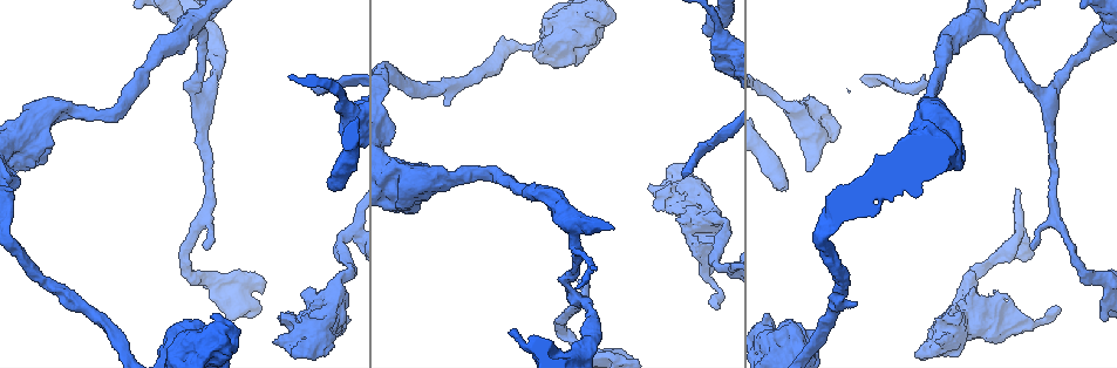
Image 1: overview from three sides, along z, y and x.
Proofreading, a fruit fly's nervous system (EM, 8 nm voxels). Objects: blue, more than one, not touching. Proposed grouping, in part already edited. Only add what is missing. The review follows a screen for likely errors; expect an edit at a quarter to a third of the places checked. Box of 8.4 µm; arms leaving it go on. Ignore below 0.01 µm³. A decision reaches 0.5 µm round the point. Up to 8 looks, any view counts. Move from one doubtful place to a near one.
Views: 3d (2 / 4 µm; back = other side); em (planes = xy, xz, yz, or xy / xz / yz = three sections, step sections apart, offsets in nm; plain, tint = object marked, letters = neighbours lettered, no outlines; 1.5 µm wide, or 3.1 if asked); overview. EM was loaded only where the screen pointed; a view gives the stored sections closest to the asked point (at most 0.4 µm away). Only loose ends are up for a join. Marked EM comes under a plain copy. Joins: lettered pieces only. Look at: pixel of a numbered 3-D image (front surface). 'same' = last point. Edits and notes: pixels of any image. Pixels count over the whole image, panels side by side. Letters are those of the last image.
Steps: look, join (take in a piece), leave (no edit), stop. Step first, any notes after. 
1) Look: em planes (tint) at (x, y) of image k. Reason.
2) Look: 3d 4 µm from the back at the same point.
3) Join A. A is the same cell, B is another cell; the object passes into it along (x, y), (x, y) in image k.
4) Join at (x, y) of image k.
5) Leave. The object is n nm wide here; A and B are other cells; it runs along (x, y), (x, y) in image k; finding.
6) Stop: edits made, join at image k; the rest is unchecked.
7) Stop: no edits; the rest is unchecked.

Look: em xz step 8 (letters) at (712, 306) of image 1. Branch stops here.

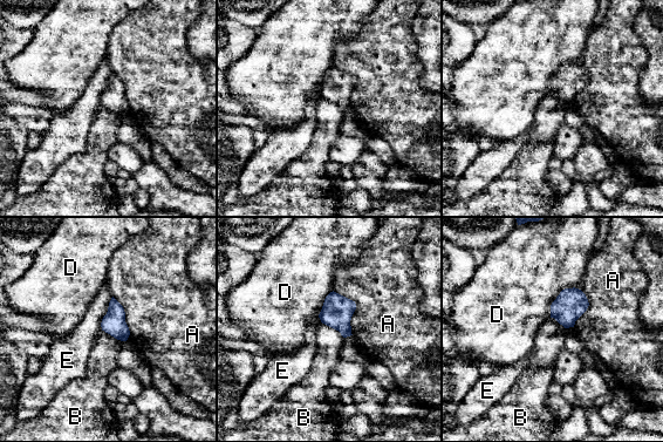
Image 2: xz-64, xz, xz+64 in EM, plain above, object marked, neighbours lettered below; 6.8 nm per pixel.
Look: em planes (letters) at the same point.

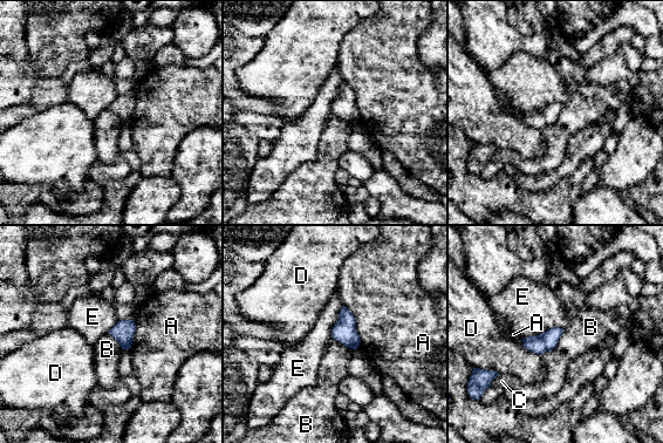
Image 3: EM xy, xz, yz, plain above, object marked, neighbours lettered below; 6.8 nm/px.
Leave. The object is 140 nm wide here; A, B, C, D and E are other cells; a border runs along (565, 329), (558, 343), (542, 355) in image 3; no lettered piece goes on from it.

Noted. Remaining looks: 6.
Look: em planes (letters) at (925, 75) of image 1. Free end.

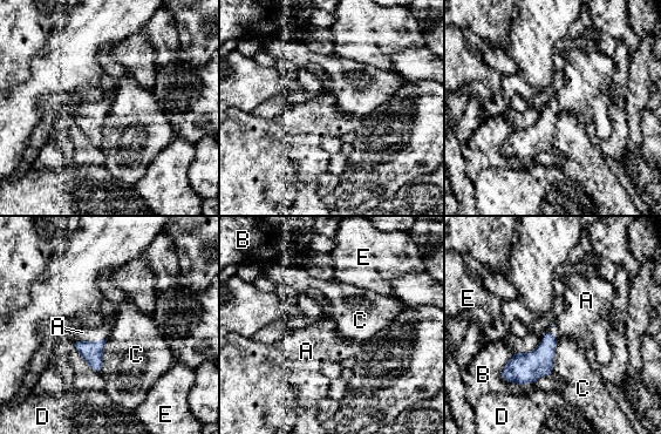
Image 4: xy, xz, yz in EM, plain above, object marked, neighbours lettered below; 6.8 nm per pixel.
Join at (82, 332) of image 4. The object is 110 nm wide here; A is the same cell, B, C, D and E are other cells; the object passes into it along (93, 352), (87, 340), (82, 332) in image 4; it goes on there.

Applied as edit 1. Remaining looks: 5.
Look: 3d 2 µm at (704, 30) of image 1. Branch stops here.

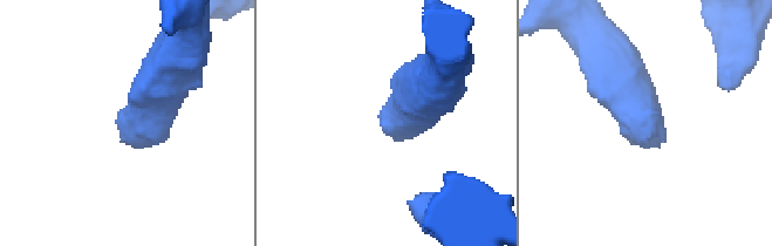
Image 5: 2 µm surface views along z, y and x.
Look: em planes (letters) at (383, 118) of image 5. Now the EM.

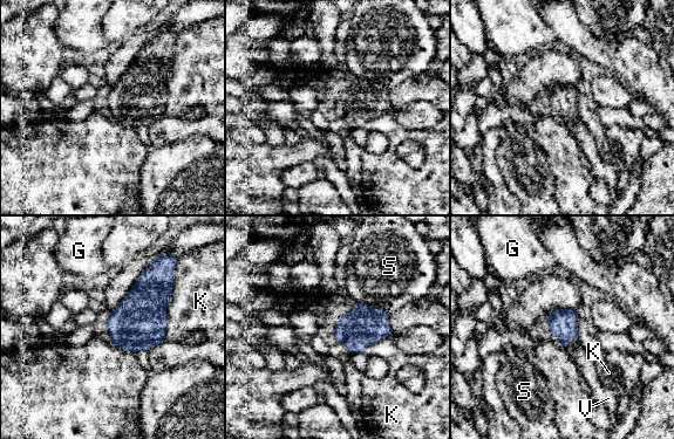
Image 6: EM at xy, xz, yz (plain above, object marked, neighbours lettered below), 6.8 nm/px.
Join at (589, 369) of image 6. The longest contact is with K, 550 nm; V is the same cell, G, K and S are other cells; it goes on there.

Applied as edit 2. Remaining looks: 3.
Stop: edits made, join at image 4, join at image 6; the rest is unchecked.

